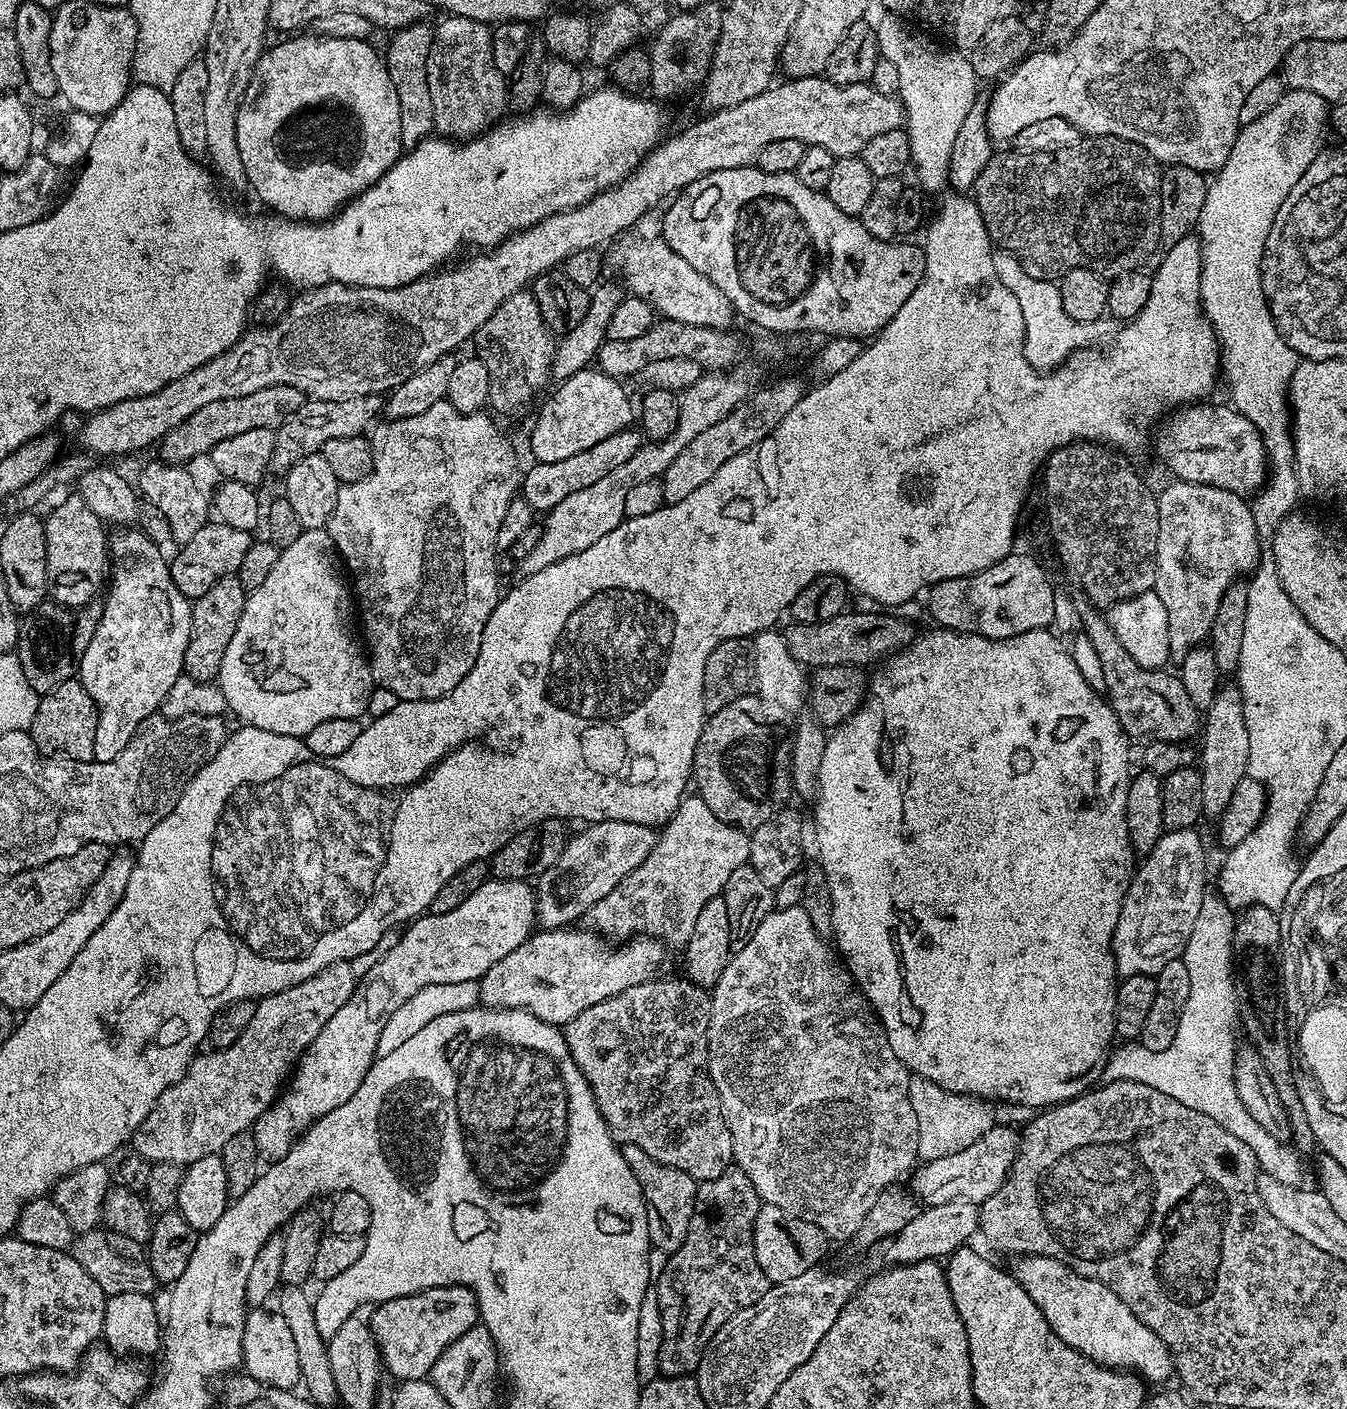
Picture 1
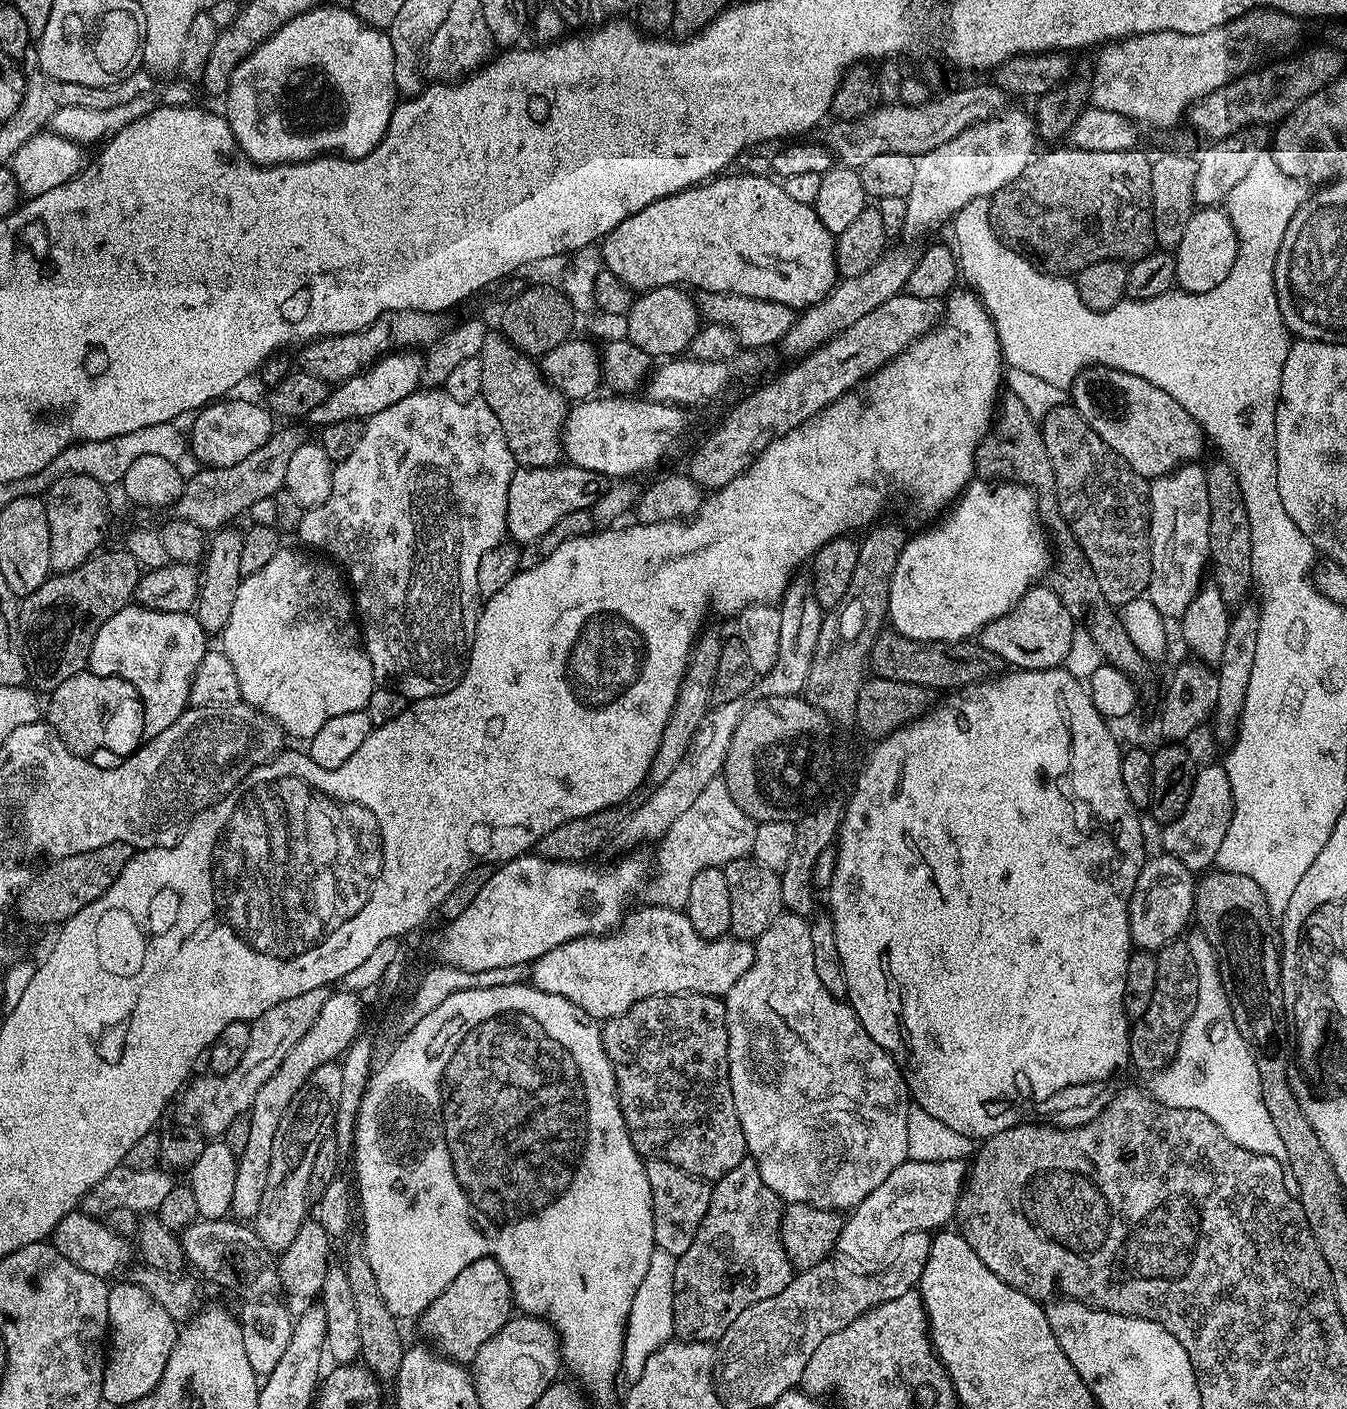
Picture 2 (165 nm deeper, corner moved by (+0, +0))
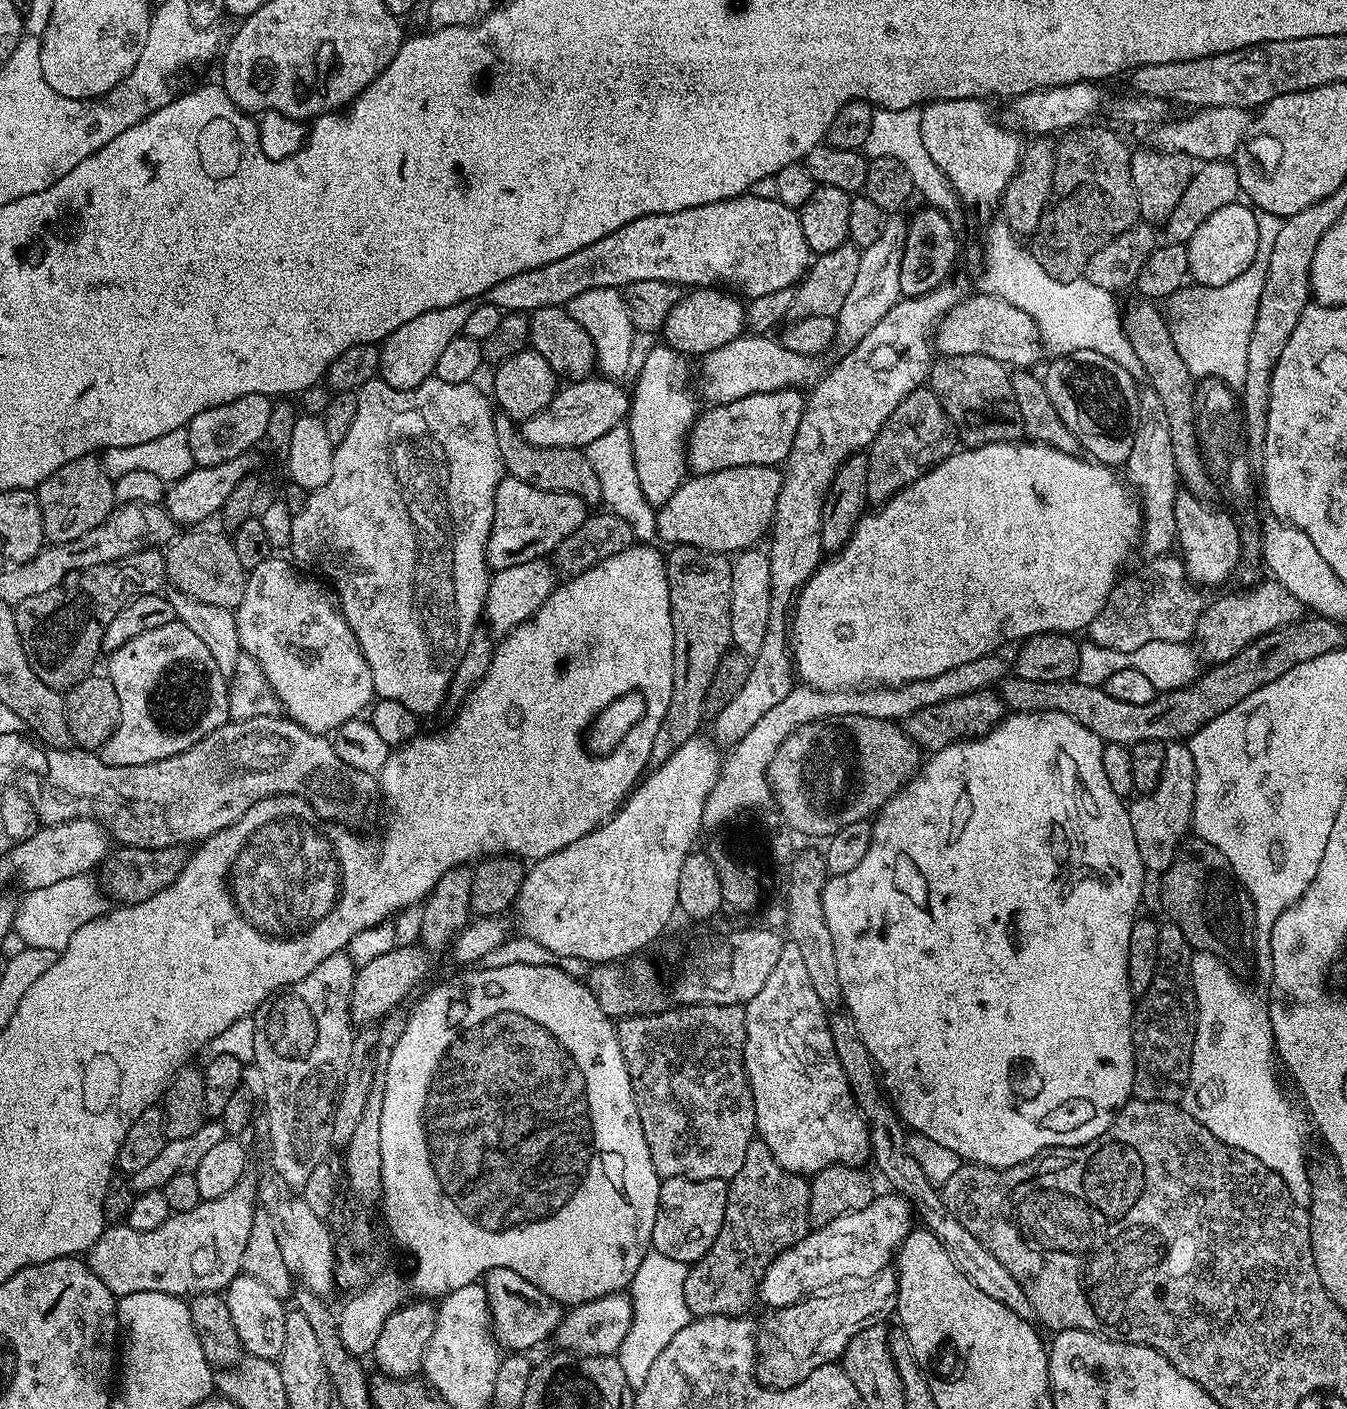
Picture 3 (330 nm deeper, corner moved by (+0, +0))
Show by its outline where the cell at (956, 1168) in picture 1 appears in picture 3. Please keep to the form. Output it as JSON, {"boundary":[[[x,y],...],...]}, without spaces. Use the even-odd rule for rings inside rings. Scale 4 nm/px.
{"boundary":[[[899,1194],[877,1195],[866,1206],[857,1212],[840,1216],[834,1222],[813,1227],[808,1235],[802,1237],[793,1248],[779,1252],[770,1262],[766,1274],[760,1280],[758,1296],[769,1304],[769,1309],[785,1308],[797,1304],[809,1294],[820,1294],[833,1286],[840,1286],[843,1280],[848,1282],[867,1282],[874,1280],[880,1272],[889,1267],[894,1253],[900,1243],[908,1237],[914,1227],[914,1212],[907,1200]]]}

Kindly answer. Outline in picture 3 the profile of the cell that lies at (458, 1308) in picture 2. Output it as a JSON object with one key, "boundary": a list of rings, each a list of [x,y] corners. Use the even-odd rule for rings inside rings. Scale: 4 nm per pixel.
{"boundary":[[[491,1268],[484,1273],[482,1283],[488,1299],[488,1309],[492,1315],[492,1335],[501,1349],[512,1354],[524,1354],[535,1344],[551,1337],[560,1325],[562,1306],[552,1300],[538,1286],[526,1282],[522,1274],[514,1274],[509,1268]]]}

